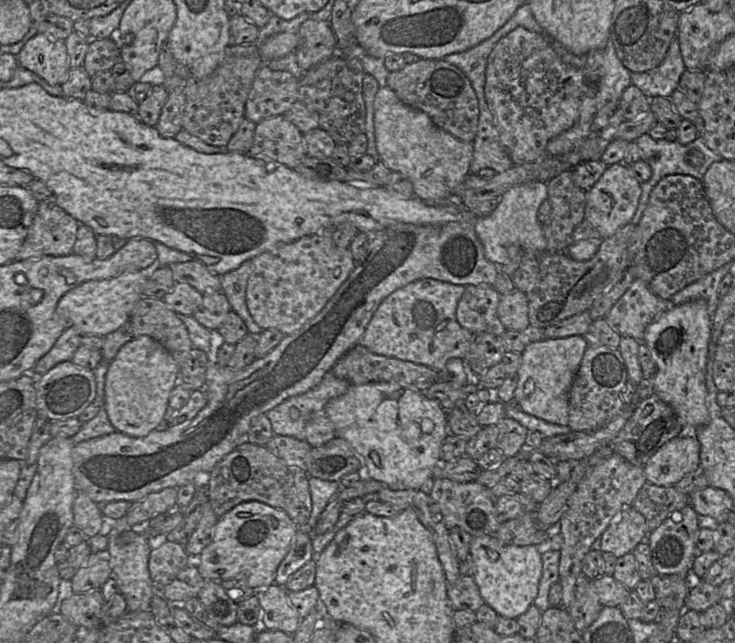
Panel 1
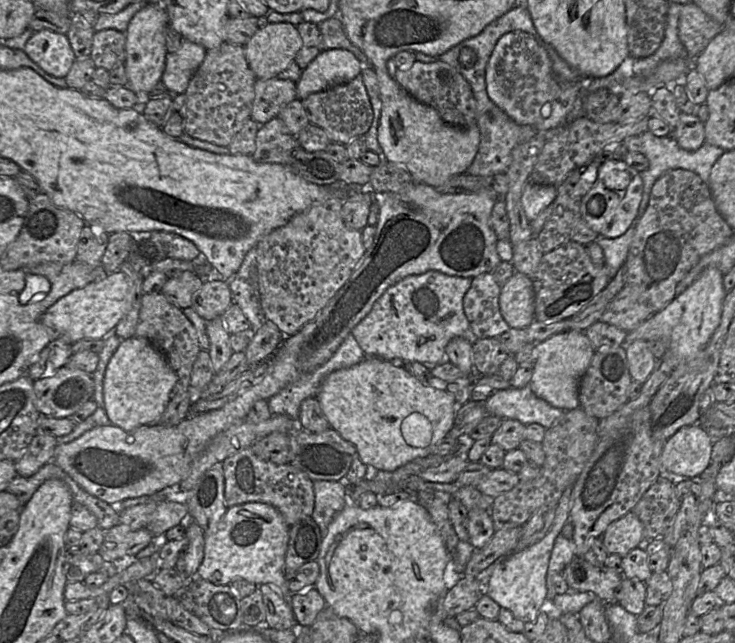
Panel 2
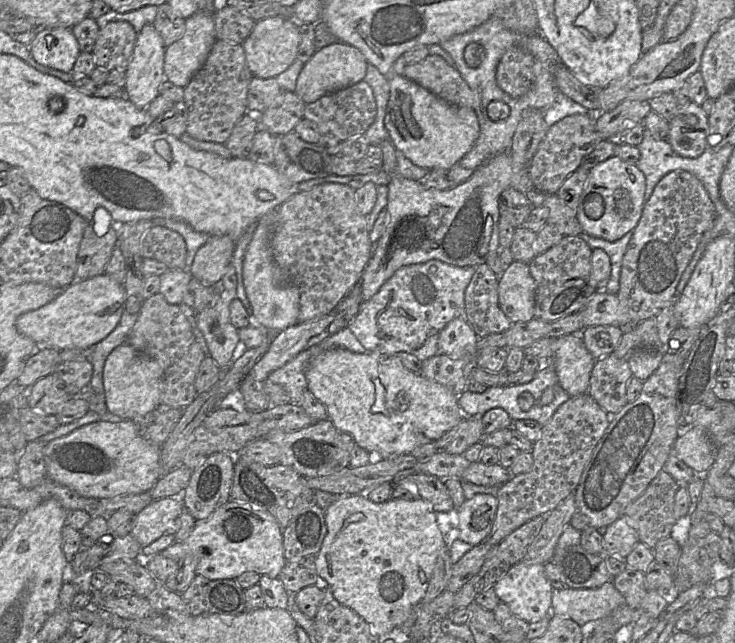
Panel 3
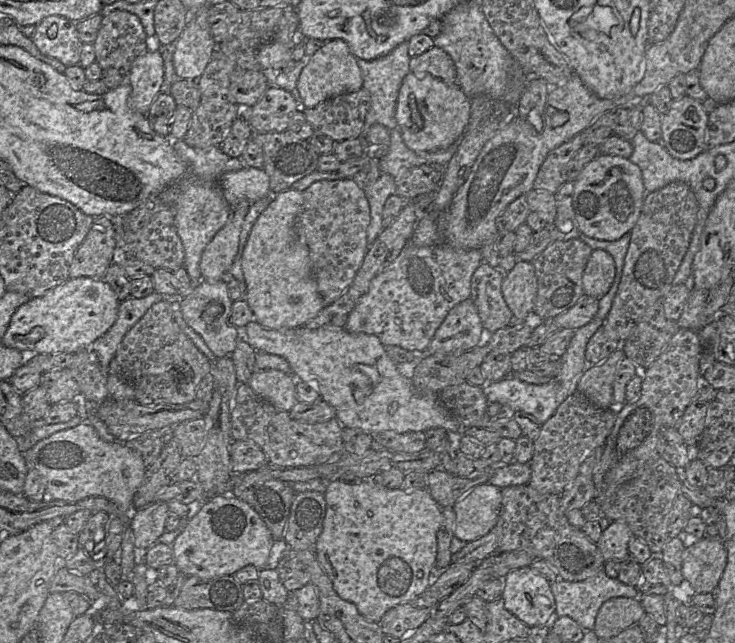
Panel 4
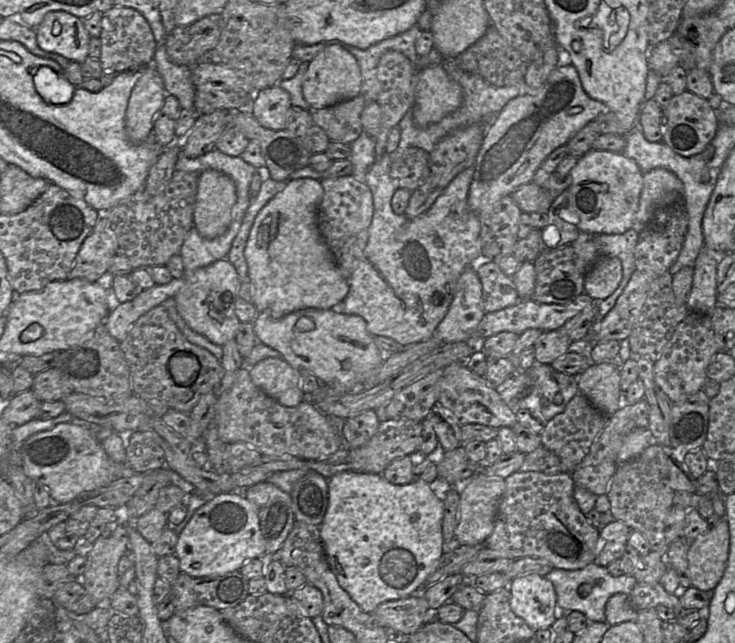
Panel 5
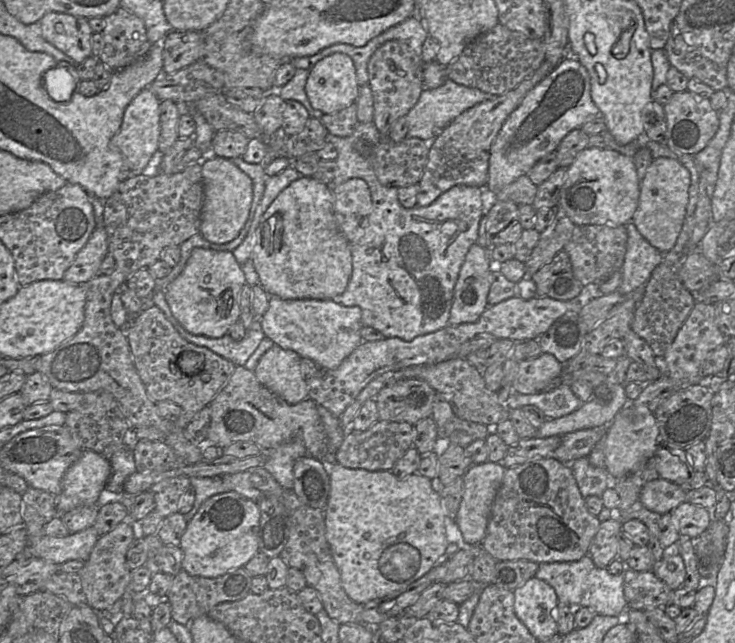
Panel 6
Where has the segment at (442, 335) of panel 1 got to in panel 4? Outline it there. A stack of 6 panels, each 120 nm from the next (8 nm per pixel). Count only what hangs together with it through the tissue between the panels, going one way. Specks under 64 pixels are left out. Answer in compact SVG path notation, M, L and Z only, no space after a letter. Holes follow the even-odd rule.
M444 243L429 247L407 244L397 258L371 281L369 290L348 315L344 328L351 333L375 335L384 346L396 345L412 352L425 351L450 310L470 298L472 276L481 263L480 249L463 250Z

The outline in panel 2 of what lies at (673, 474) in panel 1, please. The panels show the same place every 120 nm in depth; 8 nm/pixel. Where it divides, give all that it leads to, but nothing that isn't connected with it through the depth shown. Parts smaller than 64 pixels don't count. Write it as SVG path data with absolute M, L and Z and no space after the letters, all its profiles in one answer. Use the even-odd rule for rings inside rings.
M701 425L683 427L663 445L661 472L685 478L701 477L710 464L712 448L710 436Z

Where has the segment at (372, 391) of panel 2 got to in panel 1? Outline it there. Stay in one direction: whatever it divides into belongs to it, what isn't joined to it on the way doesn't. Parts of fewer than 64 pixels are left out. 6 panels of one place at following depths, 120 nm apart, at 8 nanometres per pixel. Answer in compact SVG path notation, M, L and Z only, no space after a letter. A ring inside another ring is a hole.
M377 382L362 385L350 385L345 394L331 399L324 408L324 412L333 423L338 437L344 438L362 457L364 476L382 482L391 490L417 489L426 490L434 480L434 468L441 463L440 450L442 443L448 435L447 411L435 400L424 396L421 392L412 390L397 382Z

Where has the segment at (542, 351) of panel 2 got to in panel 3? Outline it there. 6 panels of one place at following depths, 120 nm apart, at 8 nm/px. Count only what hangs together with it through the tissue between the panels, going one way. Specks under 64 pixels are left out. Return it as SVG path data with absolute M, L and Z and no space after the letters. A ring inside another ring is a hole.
M581 333L556 339L554 368L560 386L570 397L587 394L595 361L584 345Z

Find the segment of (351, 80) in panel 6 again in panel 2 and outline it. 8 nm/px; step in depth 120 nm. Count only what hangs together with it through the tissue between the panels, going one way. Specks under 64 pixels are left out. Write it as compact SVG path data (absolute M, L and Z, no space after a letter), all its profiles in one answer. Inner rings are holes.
M345 49L323 50L303 71L299 81L296 83L297 98L303 100L309 95L321 92L329 87L343 84L353 80L361 74L362 63L356 56Z

